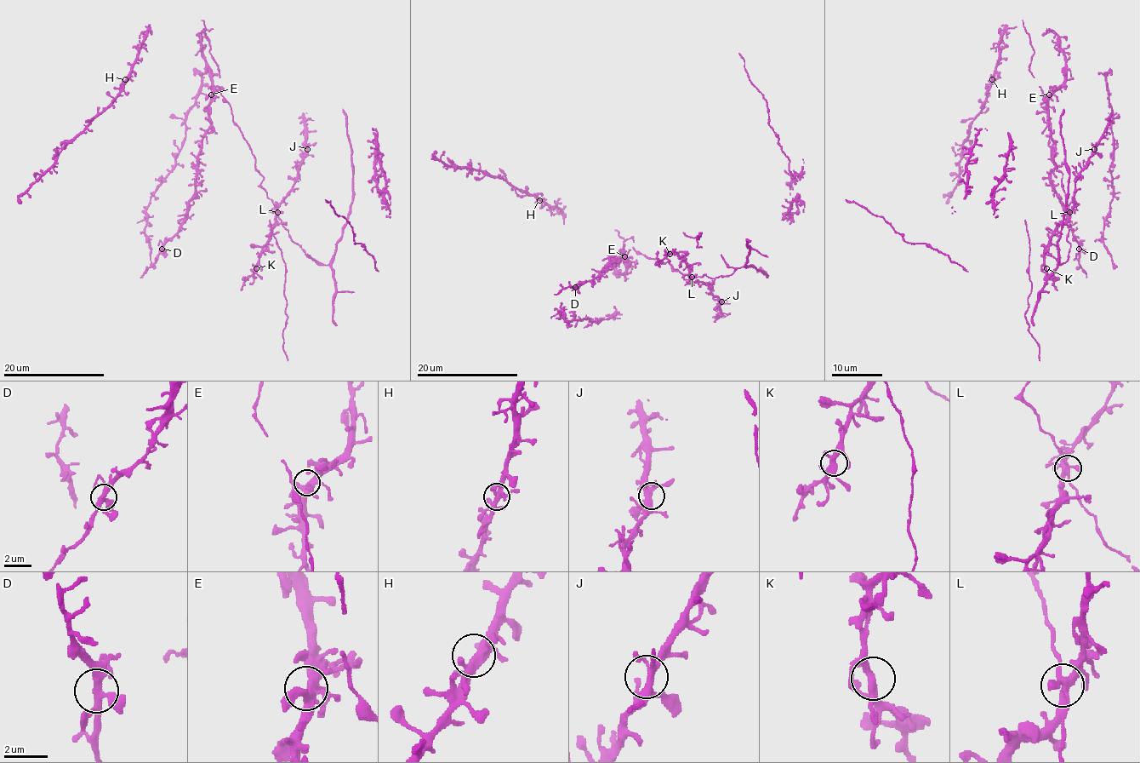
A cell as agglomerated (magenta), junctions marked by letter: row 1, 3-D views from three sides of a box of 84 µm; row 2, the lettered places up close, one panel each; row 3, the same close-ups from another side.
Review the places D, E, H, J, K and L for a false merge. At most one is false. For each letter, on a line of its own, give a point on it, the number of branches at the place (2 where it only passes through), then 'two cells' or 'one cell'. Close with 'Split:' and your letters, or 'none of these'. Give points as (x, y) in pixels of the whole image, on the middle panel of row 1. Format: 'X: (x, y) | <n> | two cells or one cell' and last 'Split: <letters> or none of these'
D: (575, 287) | 5 | one cell
E: (624, 256) | 6 | one cell
H: (539, 200) | 6 | one cell
J: (721, 301) | 6 | one cell
K: (669, 254) | 5 | one cell
L: (692, 277) | 6 | one cell
Split: none of these

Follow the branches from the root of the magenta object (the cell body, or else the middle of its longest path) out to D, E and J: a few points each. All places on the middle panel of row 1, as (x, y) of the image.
D: (695, 277), (675, 270), (669, 261), (635, 253), (612, 263), (609, 259), (595, 278), (575, 287)
E: (695, 277), (675, 270), (669, 261), (648, 259), (642, 254), (635, 253), (632, 256), (624, 256)
J: (695, 277), (692, 279), (693, 282), (709, 283), (711, 293), (721, 301)

